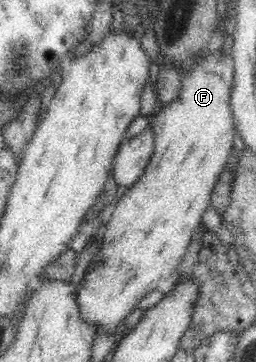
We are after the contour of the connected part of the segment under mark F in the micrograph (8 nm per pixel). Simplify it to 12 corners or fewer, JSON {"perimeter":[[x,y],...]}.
{"perimeter":[[231,55],[181,69],[75,293],[116,336],[175,273],[232,151]]}

